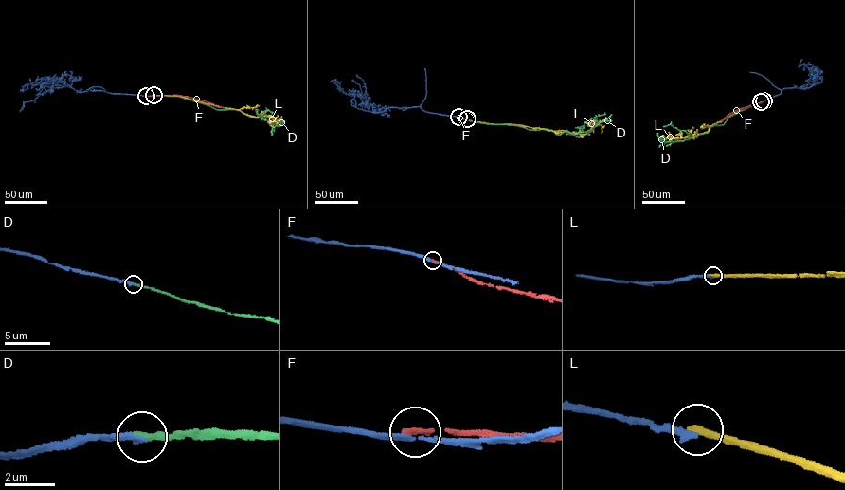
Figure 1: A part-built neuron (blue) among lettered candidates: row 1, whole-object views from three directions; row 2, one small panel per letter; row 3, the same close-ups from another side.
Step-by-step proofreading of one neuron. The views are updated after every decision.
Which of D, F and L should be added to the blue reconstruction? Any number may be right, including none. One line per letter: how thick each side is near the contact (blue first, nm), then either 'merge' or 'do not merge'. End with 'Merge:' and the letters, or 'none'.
D: 280 nm thick on the blue side, 280 nm on the other; merge
F: 170 nm thick on the blue side, 240 nm on the other; do not merge
L: 280 nm thick on the blue side, 320 nm on the other; do not merge
Merge: D

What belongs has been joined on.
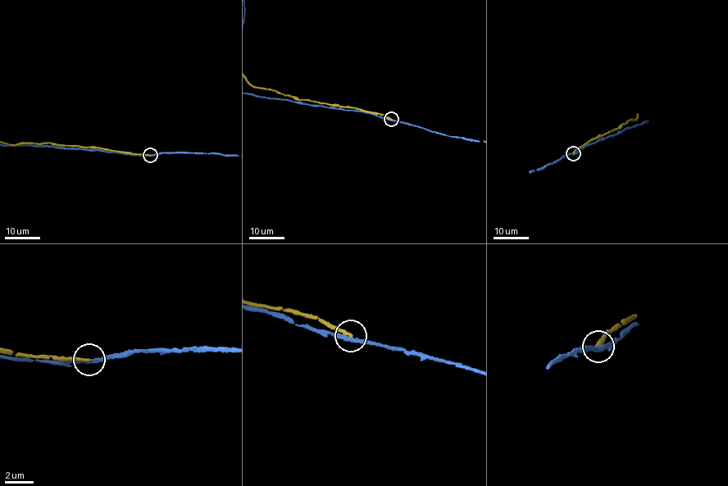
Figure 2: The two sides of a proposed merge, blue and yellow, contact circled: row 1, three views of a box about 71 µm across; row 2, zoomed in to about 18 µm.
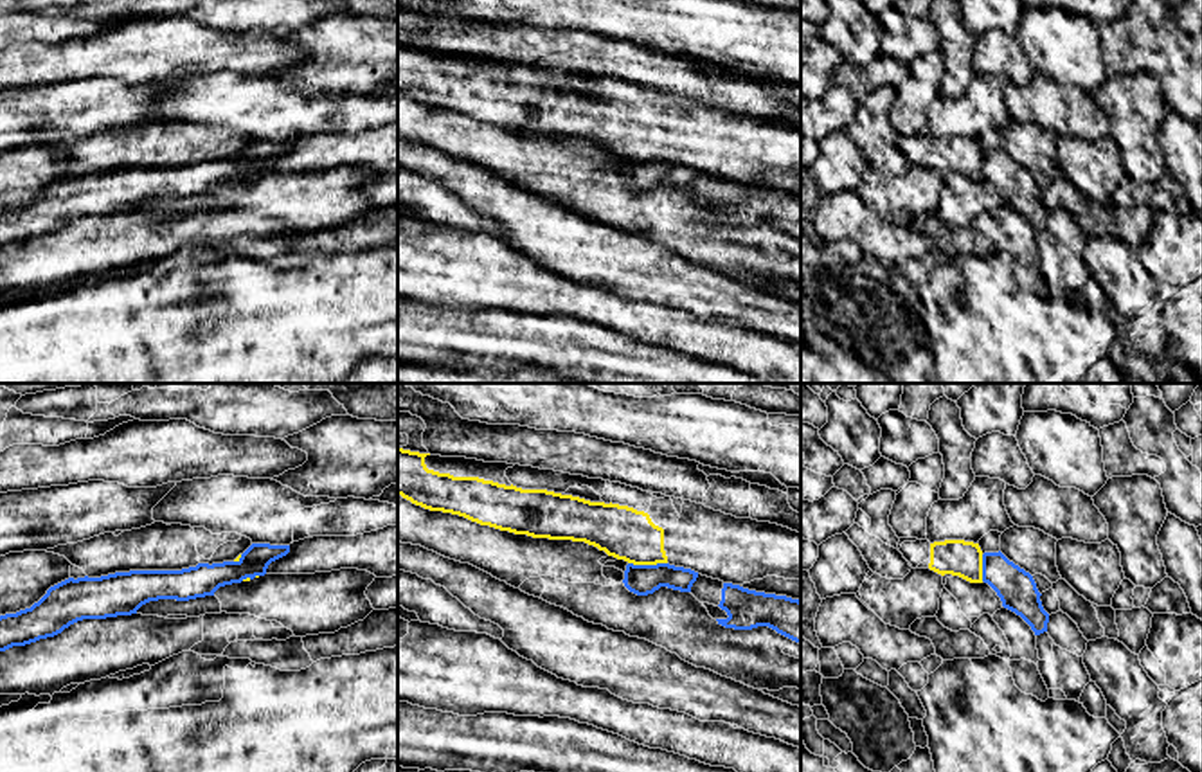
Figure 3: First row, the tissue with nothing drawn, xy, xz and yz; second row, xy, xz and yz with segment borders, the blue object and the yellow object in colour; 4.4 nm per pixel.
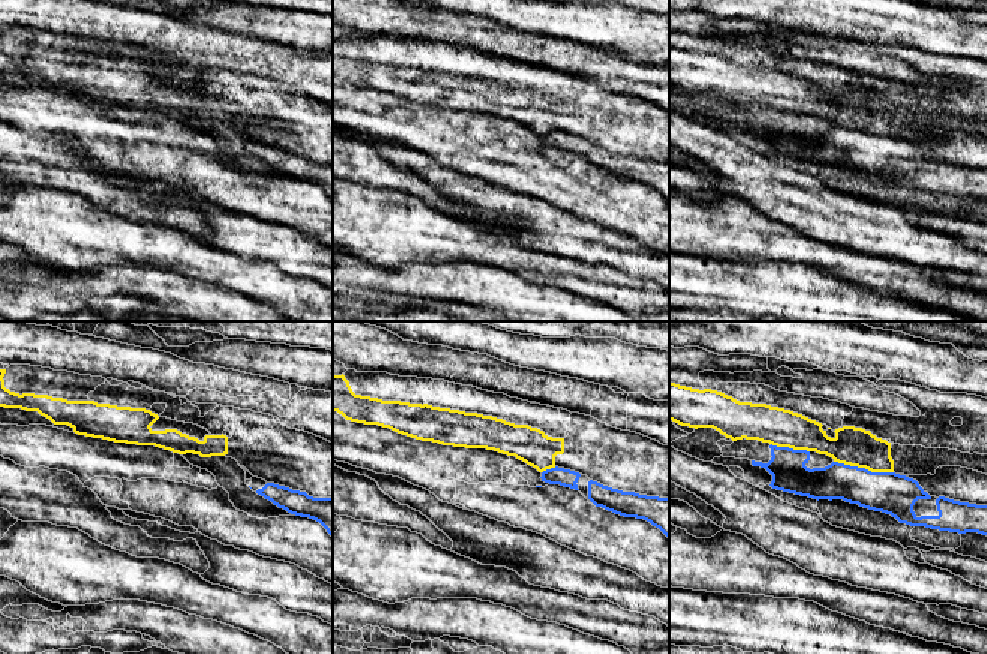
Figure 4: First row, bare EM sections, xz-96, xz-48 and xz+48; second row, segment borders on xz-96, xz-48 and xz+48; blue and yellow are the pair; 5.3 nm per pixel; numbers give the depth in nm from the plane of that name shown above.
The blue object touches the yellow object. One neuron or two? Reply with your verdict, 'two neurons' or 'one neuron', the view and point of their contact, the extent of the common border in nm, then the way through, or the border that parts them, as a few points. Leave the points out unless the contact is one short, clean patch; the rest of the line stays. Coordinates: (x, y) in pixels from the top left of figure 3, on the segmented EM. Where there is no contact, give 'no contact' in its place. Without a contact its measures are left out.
two neurons; meets blue in xz at (648, 565); contact 180 nm long; border along xz (628, 562), (666, 564)

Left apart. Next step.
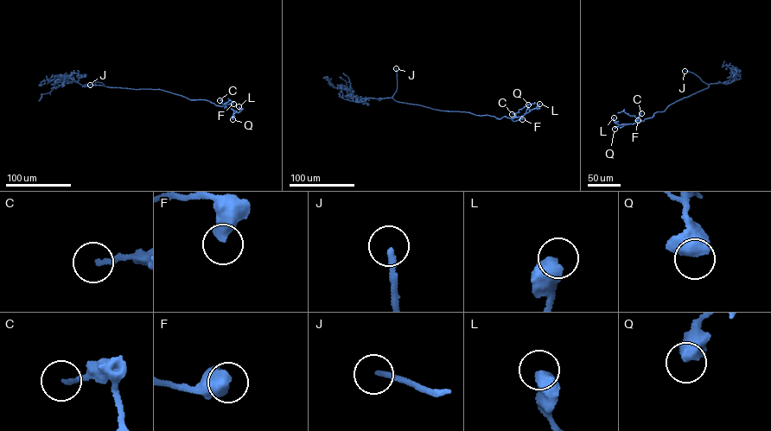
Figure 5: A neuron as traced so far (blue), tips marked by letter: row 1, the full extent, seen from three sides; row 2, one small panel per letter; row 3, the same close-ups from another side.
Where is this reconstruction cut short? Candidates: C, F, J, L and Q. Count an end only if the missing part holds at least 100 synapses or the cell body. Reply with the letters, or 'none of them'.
J

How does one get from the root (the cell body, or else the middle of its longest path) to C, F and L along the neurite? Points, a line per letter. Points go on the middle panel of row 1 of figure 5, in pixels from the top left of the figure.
C: (430, 108), (499, 119), (505, 116), (512, 118), (514, 115), (512, 114)
F: (430, 108), (499, 119), (505, 116), (514, 121), (522, 119)
L: (430, 108), (512, 118), (523, 116), (539, 104)

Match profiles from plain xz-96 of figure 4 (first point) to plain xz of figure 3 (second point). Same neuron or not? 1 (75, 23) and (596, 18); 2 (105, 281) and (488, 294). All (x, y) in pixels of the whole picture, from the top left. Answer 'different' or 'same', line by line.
1: different
2: different

